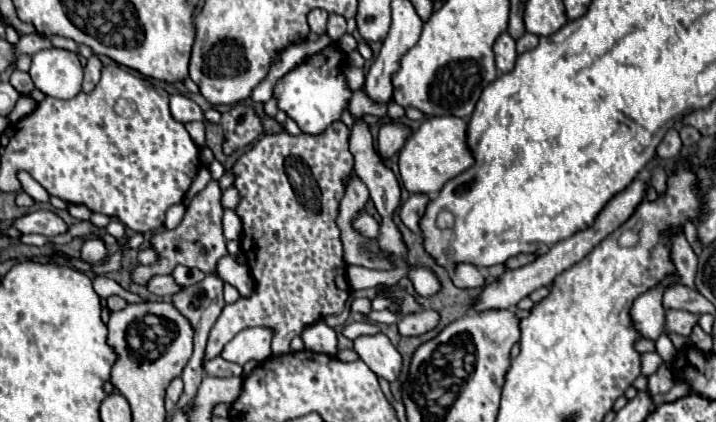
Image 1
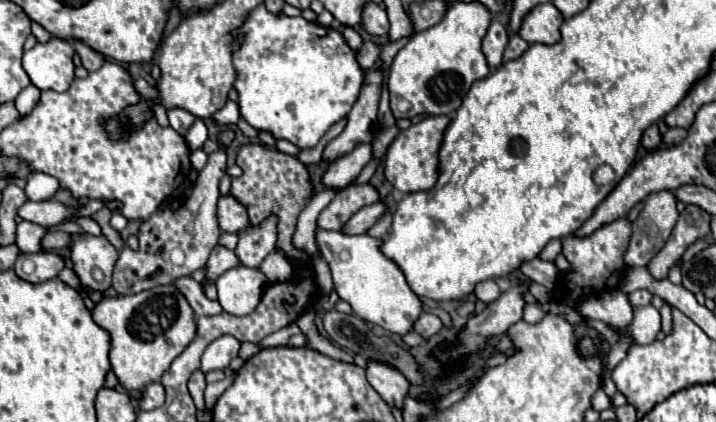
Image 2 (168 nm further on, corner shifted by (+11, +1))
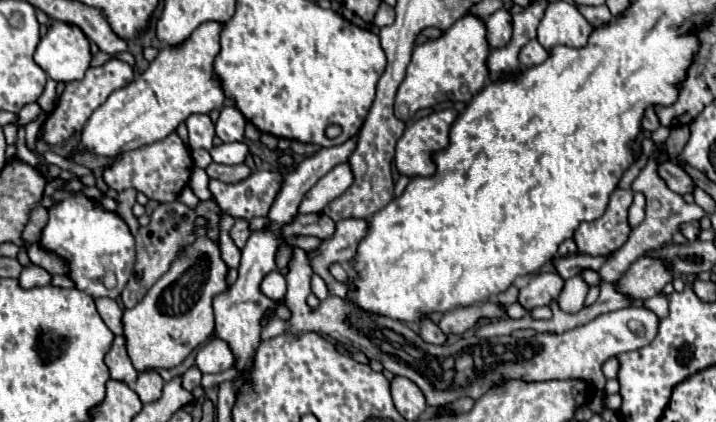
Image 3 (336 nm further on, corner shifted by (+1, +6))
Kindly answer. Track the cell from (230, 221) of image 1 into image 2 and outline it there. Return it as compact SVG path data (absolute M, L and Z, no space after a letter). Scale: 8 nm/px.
M232 194L220 196L218 200L218 224L224 232L242 232L248 226L248 212L244 210L242 202L236 202Z

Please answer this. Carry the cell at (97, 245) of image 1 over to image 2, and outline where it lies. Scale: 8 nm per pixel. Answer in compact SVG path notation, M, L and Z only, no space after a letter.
M46 250L36 254L20 254L14 264L14 272L32 284L40 284L40 282L56 278L62 268L64 268L62 258Z

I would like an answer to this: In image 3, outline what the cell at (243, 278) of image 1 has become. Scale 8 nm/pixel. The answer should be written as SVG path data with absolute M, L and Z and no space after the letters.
M272 271L268 273L262 283L260 283L260 291L268 297L268 299L274 299L274 301L280 301L284 295L286 295L286 279L280 271Z

